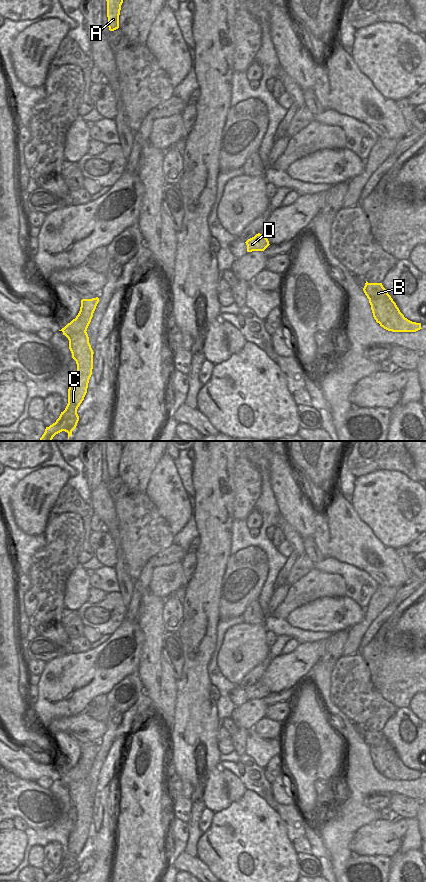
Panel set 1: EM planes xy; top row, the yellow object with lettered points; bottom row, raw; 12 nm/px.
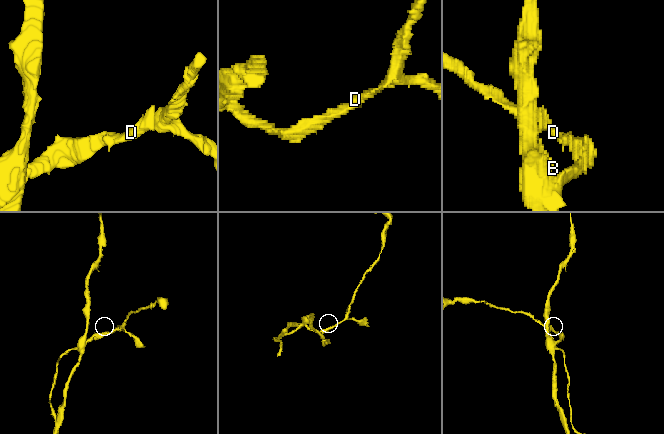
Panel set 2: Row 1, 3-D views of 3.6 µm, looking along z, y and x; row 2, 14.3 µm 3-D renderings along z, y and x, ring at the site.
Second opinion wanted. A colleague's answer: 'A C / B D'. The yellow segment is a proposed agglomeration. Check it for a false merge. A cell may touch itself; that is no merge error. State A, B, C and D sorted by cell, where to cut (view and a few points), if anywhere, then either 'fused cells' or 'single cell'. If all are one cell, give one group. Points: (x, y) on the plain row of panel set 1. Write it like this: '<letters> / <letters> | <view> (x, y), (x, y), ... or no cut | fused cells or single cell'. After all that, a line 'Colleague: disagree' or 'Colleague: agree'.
A C / B D | xy (85, 779), (73, 781), (68, 786) | fused cells
Colleague: agree

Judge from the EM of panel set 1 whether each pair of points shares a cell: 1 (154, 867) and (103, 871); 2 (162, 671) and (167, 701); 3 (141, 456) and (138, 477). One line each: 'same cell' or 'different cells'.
1: different cells
2: same cell
3: same cell

